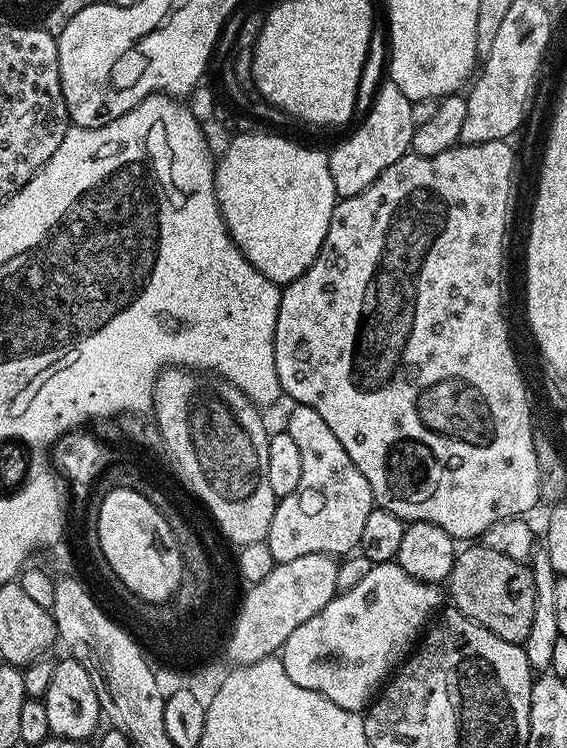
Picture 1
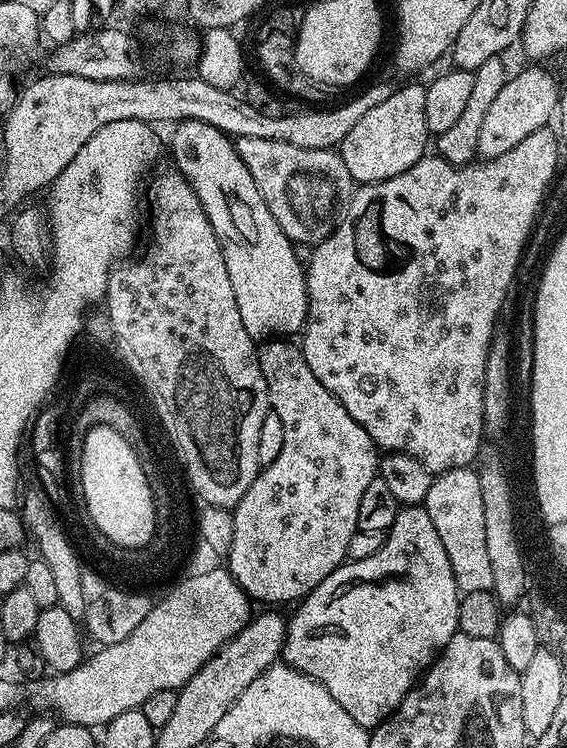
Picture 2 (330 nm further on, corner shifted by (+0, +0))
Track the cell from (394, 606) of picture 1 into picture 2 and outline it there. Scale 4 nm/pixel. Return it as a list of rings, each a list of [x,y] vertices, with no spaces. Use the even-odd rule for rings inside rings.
[[[418,504],[401,507],[399,514],[394,518],[394,526],[388,529],[374,554],[361,560],[341,564],[310,595],[299,601],[297,608],[300,609],[288,620],[288,637],[284,640],[282,653],[283,663],[290,665],[291,668],[297,668],[302,674],[313,676],[332,695],[334,702],[338,702],[338,706],[342,706],[342,710],[346,710],[346,714],[350,714],[350,718],[354,718],[354,722],[358,722],[369,730],[377,728],[382,721],[388,719],[396,711],[396,707],[404,701],[408,691],[416,687],[424,673],[431,668],[433,660],[448,645],[450,638],[456,635],[460,627],[458,610],[461,595],[460,589],[456,587],[454,570],[450,558],[446,554],[446,546],[442,546],[442,538],[438,538],[438,530],[434,530],[434,522],[430,522],[427,507]]]

